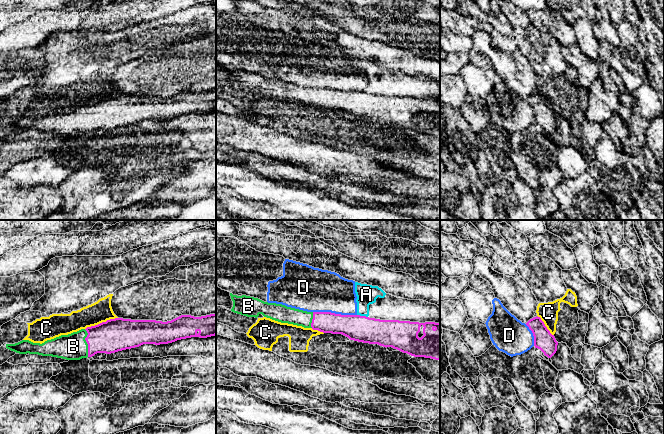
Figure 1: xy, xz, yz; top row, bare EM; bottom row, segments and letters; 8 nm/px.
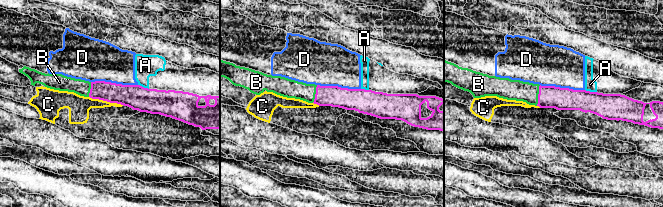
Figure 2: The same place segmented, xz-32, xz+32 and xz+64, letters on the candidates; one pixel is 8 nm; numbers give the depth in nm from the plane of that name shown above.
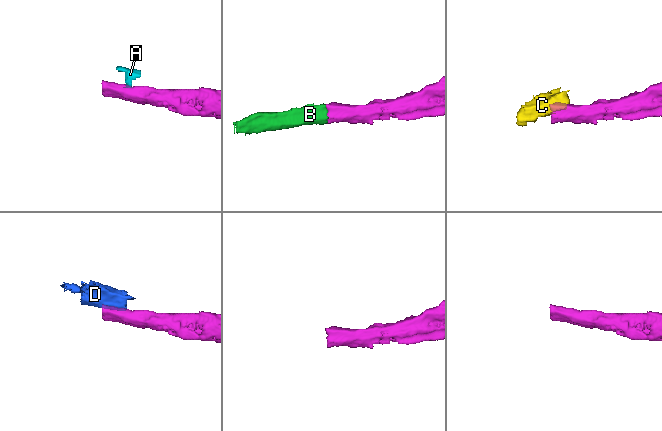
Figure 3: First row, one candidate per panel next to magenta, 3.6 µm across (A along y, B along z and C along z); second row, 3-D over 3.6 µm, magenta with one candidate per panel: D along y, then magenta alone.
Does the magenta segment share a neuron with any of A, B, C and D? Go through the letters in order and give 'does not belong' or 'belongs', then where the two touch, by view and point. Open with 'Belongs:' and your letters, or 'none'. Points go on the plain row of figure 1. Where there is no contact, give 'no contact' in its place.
Belongs: B
A: does not belong; contact xz (362, 92)
B: belongs; contact xy (87, 119)
C: does not belong; contact xy (102, 98)
D: does not belong; contact xz (334, 89)

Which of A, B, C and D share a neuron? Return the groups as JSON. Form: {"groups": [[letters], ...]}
{"groups": [["A", "D"], ["B"], ["C"]]}

